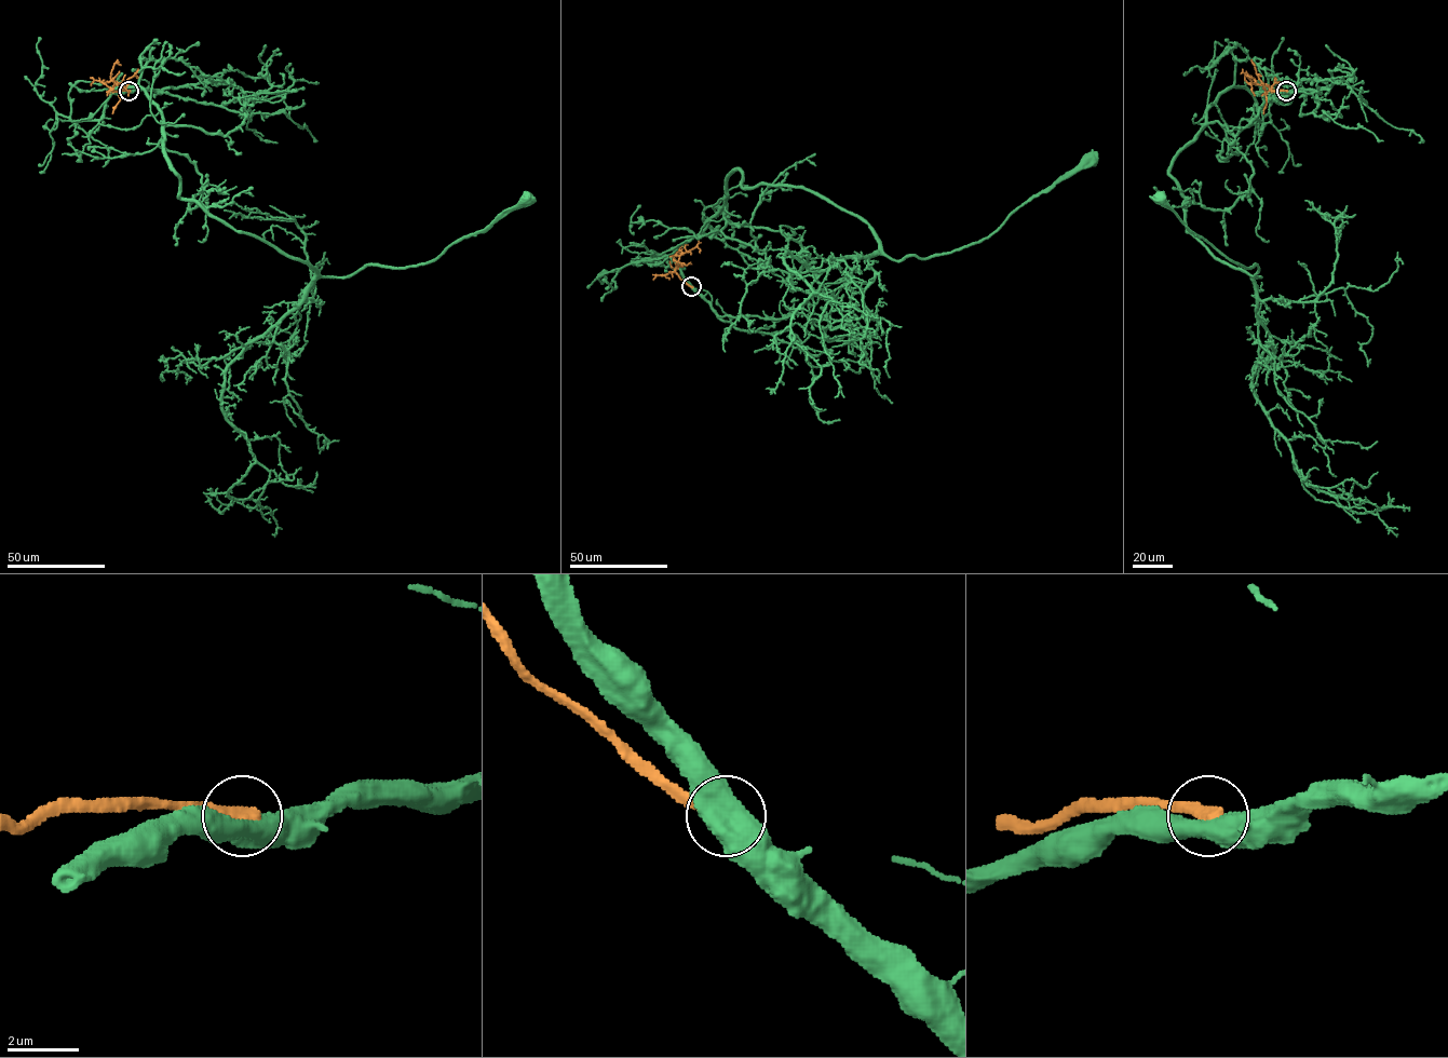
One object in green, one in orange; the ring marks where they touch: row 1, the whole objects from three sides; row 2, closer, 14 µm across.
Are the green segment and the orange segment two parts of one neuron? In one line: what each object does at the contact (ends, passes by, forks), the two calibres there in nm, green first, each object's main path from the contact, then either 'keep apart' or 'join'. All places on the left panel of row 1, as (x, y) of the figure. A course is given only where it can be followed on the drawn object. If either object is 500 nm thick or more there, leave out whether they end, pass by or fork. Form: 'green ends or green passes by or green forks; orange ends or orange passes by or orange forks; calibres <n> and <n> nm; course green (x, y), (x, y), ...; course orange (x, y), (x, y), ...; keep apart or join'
calibres 700 and 380 nm; course green (129, 91), (111, 92), (139, 86), (160, 112), (164, 153), (180, 199), (322, 276), (432, 261), (527, 199); course orange (129, 91), (112, 89), (114, 83), (132, 77), (137, 69); keep apart

